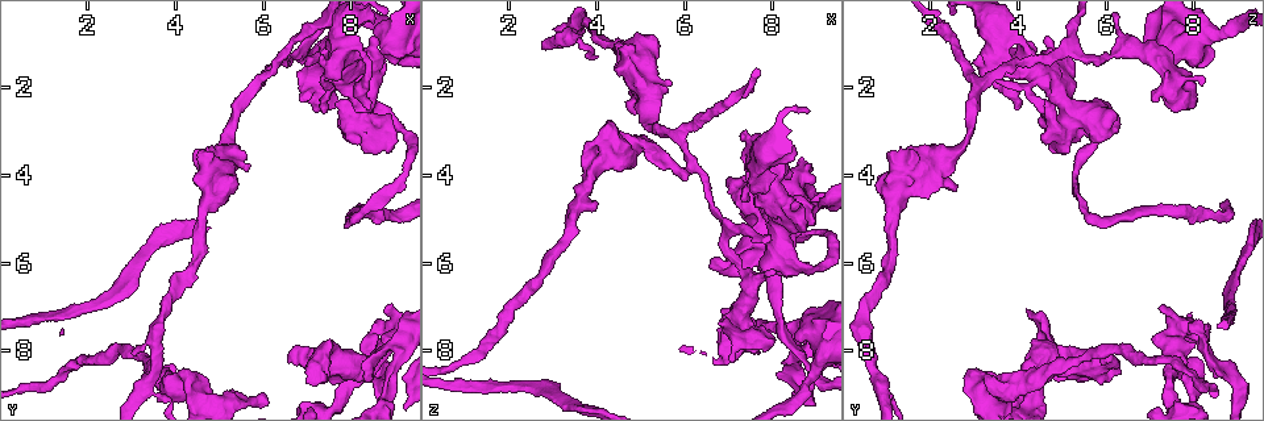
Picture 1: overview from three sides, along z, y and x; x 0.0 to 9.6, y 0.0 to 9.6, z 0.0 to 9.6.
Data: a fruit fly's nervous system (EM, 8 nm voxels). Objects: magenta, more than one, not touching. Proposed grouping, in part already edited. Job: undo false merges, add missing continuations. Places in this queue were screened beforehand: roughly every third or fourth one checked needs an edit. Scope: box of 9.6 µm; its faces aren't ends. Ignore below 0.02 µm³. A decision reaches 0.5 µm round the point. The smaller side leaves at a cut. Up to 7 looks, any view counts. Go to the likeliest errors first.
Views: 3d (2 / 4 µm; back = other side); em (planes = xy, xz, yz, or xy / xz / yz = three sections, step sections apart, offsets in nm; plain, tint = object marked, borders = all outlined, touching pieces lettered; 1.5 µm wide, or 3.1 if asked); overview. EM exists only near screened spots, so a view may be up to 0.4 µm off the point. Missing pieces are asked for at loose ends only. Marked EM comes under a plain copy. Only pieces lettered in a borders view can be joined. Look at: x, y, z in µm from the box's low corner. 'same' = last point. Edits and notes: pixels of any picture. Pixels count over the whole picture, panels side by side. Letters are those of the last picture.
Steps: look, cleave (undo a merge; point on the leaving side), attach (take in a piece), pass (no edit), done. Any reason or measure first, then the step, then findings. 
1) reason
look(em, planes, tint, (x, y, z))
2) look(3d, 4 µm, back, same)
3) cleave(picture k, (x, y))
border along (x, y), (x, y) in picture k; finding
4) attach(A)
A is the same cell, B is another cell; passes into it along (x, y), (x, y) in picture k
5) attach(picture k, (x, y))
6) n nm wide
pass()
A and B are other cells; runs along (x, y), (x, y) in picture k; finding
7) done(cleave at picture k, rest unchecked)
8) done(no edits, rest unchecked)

an open end
look(em, planes, borders, (7.10, 8.75, 4.15))

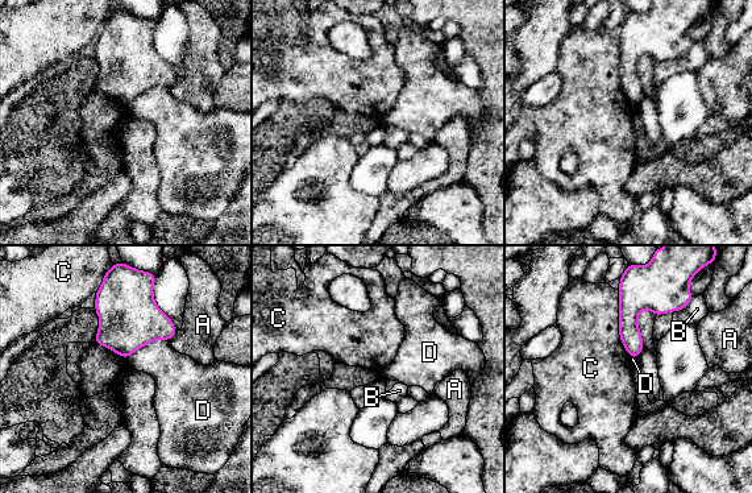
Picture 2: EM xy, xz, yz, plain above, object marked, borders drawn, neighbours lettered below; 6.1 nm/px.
pass()
A, B, C and D are other cells; border along (617, 290), (619, 342), (631, 359) in picture 2; no lettered piece goes on from it

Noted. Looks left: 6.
sharp bend
look(em, xy, step 8, borders, (7.90, 1.55, 4.40))

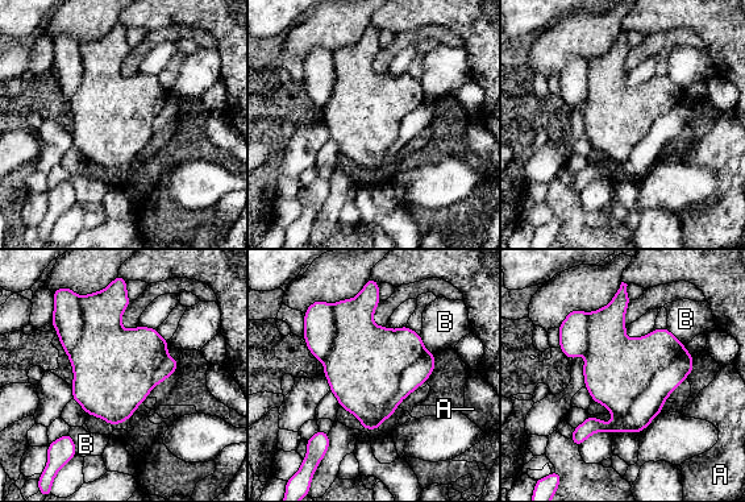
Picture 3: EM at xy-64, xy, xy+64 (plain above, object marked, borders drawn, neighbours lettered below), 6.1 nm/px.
480 nm wide
cleave(picture 3, (648, 405))
A and B are other cells; the part that leaves runs along (689, 357), (627, 423), (575, 434) in picture 3; a second cell is stuck on

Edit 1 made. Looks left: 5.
see it whole again
look(overview)

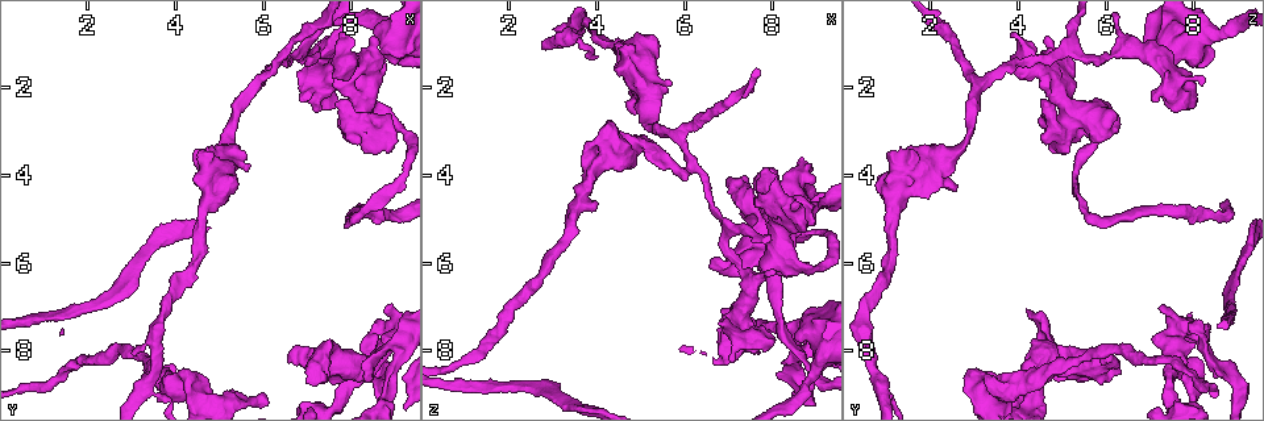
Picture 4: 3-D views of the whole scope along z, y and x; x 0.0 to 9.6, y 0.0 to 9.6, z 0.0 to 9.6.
thick turns thin
look(em, xz, step 8, tint, (5.25, 3.10, 2.90))

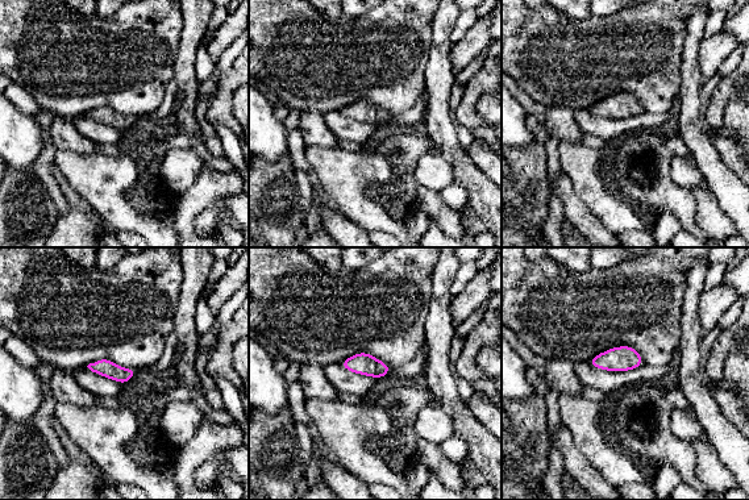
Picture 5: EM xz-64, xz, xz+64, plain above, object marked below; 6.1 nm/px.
look(em, planes, borders, same)

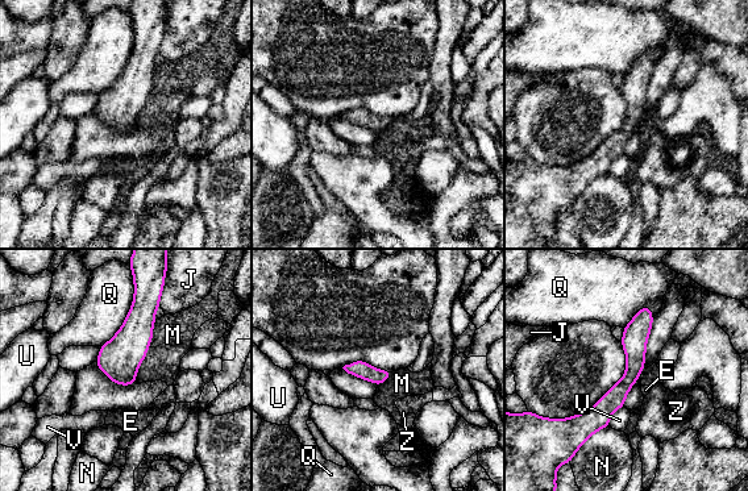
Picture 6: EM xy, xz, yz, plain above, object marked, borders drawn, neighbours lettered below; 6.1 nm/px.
pass()
E, J, M, N, Q, U, V and Z are other cells; border along (639, 375), (636, 381) in picture 6; one cell here

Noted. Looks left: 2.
done(cleave at picture 3, rest unchecked)

